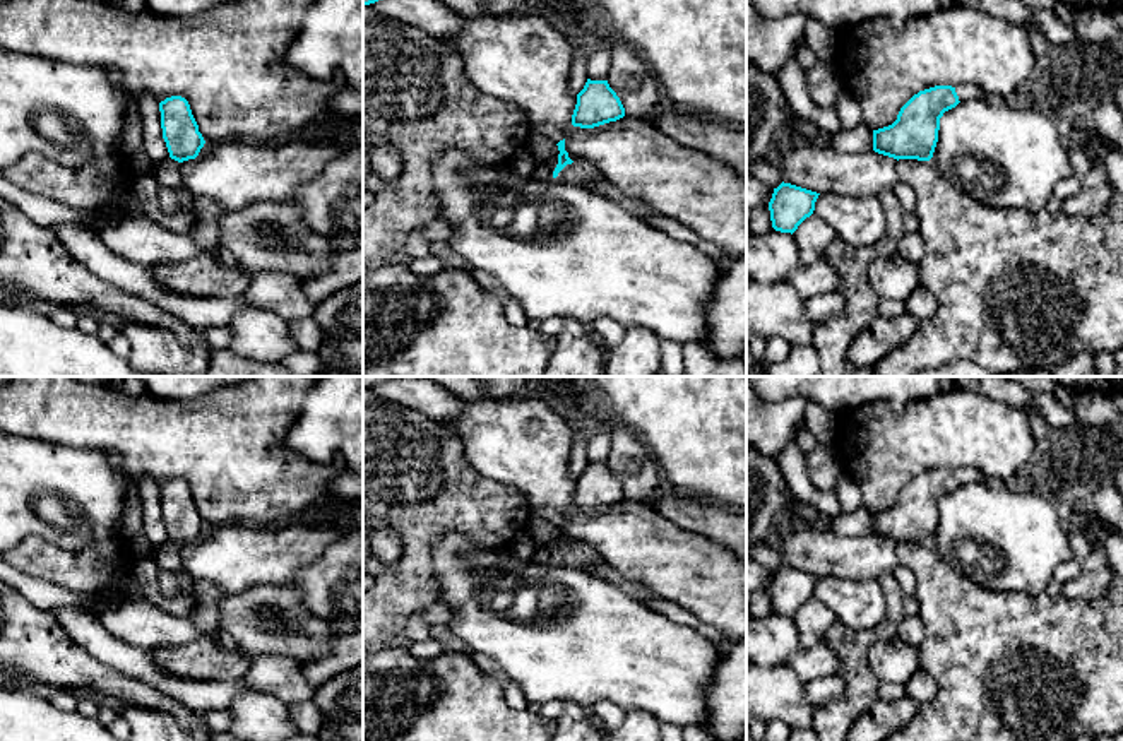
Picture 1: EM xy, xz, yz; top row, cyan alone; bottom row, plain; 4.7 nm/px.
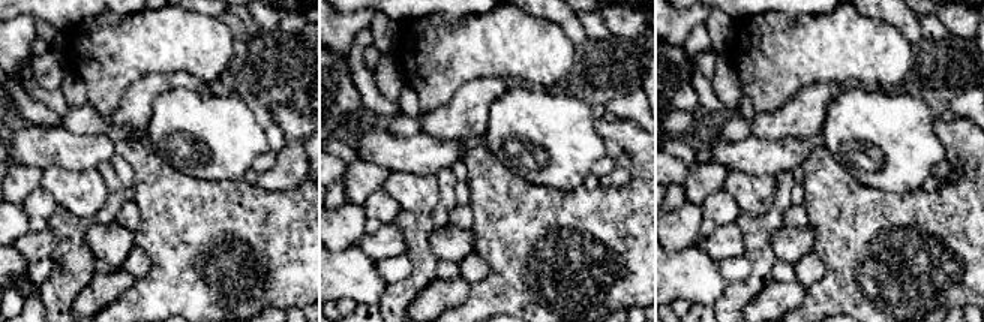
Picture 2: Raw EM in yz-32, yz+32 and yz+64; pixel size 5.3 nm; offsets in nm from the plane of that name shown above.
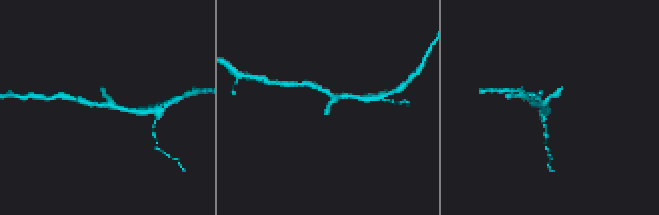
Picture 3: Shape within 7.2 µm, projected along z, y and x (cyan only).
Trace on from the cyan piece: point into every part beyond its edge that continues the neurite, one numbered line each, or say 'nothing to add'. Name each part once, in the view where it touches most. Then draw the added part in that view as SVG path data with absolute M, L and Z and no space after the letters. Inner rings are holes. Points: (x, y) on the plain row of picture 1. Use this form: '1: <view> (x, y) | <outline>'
1: yz (964, 474) | M960 467L955 471L955 476L959 479L959 484L969 484L969 483L993 483L988 476L984 476L979 469L976 467Z

